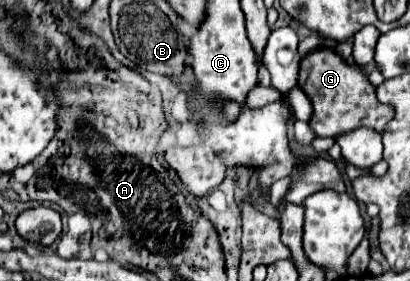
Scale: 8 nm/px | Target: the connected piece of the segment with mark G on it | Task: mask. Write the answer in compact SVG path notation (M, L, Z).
M314 49L300 61L298 87L310 97L314 109L310 127L316 137L338 137L356 127L380 129L394 117L392 107L382 105L376 99L376 89L368 83L360 67L348 65L336 51L330 49Z

